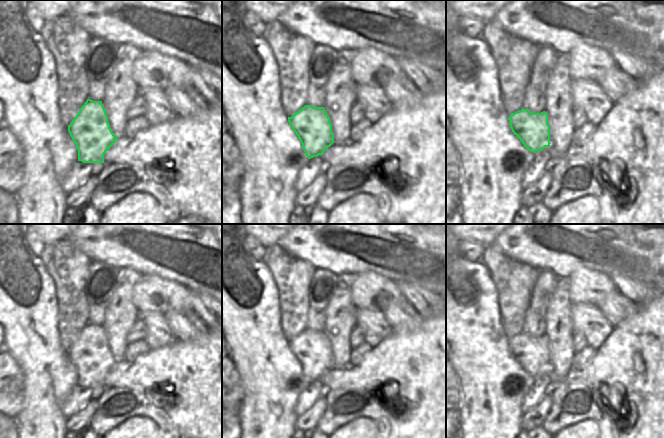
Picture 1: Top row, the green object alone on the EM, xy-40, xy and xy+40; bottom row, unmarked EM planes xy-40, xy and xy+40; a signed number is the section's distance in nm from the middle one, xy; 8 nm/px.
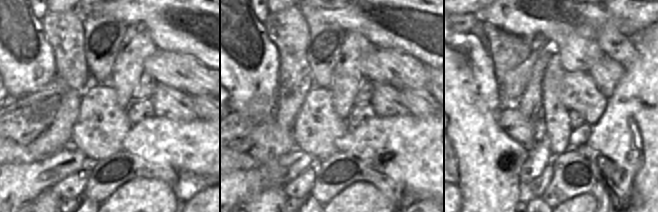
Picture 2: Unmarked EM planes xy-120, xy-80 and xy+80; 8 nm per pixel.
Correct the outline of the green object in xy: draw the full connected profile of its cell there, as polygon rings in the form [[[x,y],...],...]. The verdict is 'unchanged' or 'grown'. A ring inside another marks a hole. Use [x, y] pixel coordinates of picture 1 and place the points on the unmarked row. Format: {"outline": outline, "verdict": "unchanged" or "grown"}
{"outline": [[[305,329],[288,341],[308,383],[322,379],[333,367],[332,348],[324,331]]], "verdict": "unchanged"}

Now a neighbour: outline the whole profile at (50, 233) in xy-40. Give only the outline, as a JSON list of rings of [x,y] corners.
[[[30,224],[45,245],[68,239],[79,224]]]

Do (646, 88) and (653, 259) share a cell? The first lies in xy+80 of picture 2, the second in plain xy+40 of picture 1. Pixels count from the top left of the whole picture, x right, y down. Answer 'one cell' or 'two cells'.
two cells

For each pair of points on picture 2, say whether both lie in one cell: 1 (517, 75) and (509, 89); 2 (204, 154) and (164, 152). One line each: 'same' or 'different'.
1: same
2: same

